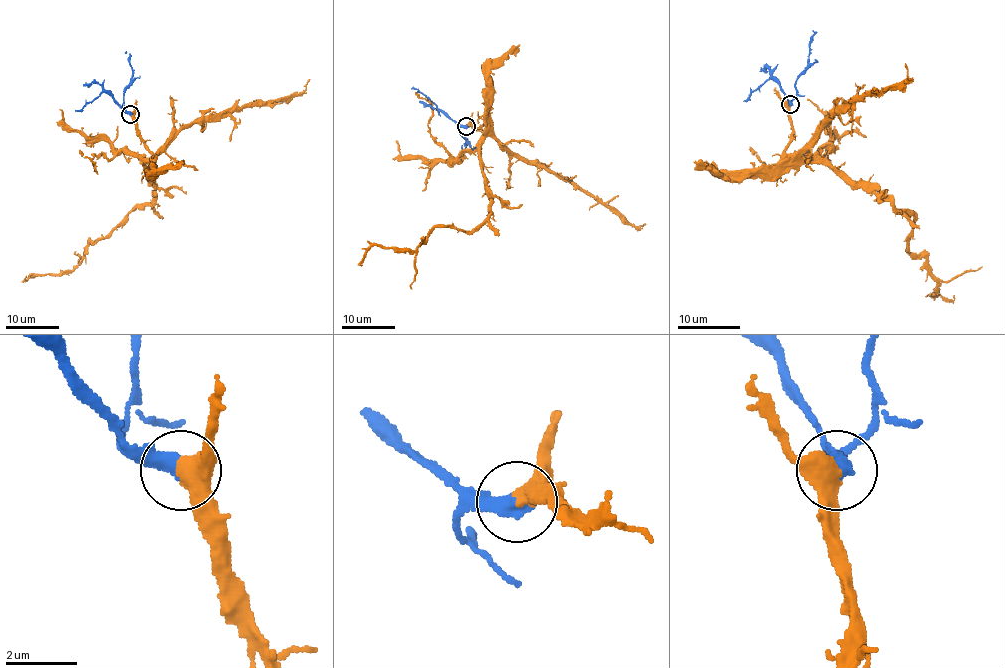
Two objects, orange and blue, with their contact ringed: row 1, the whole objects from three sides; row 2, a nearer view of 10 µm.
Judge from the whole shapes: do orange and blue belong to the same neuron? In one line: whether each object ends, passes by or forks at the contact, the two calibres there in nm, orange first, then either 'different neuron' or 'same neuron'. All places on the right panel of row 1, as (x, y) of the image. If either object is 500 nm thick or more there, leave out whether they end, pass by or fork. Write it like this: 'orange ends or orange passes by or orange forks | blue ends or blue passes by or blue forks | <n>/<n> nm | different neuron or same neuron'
orange passes by | blue ends | 480/480 nm | same neuron

